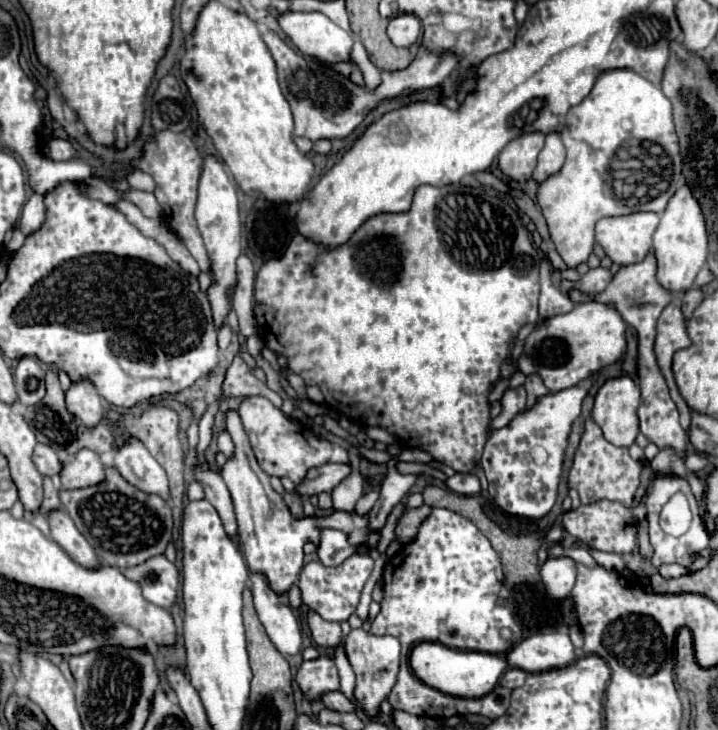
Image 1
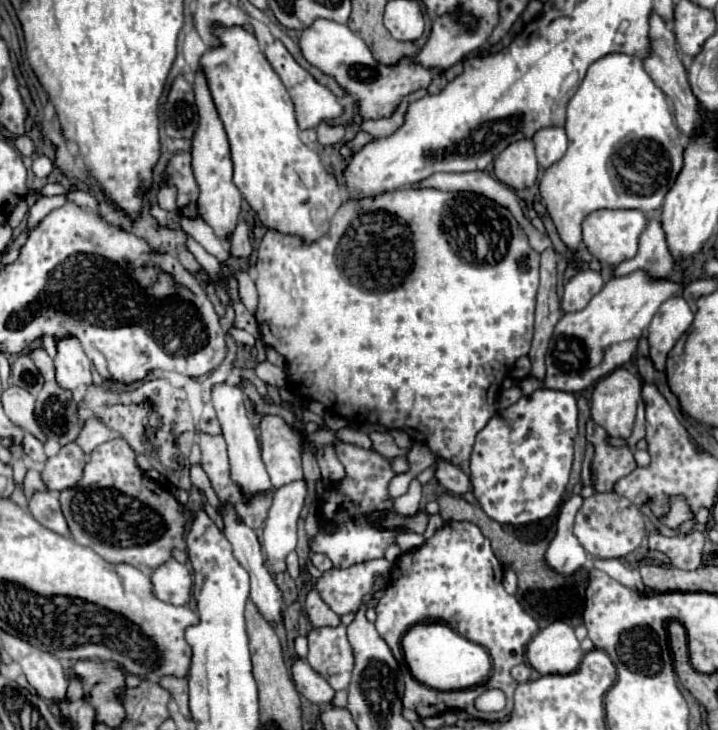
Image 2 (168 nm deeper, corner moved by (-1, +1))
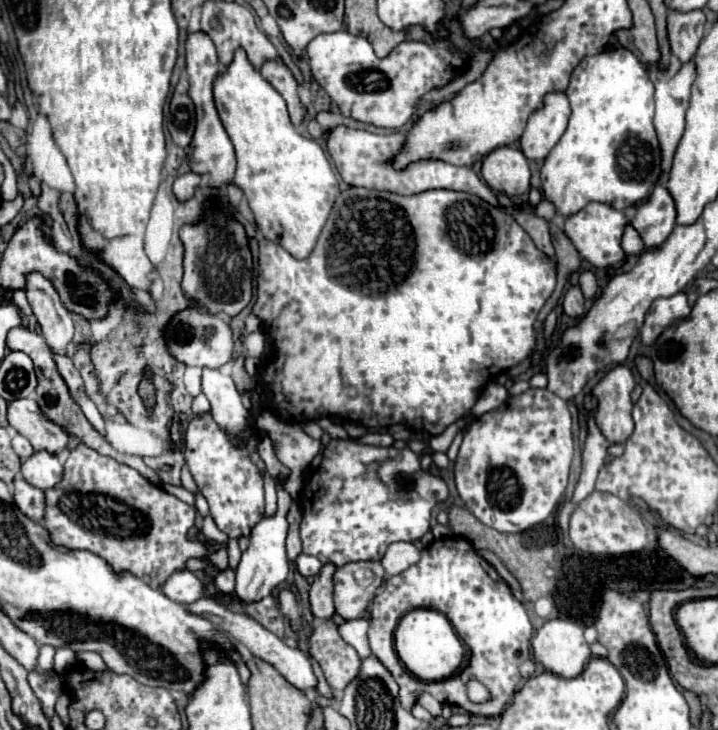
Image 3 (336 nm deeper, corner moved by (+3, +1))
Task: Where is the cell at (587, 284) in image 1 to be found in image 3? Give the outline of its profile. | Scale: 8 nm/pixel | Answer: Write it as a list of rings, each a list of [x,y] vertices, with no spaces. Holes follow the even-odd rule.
[[[572,286],[566,296],[564,296],[564,312],[566,316],[570,318],[582,318],[584,316],[584,296],[582,296],[582,290],[580,286]]]

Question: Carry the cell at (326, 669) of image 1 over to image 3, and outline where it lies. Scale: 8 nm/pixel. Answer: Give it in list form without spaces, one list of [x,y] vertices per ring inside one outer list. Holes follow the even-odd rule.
[[[326,620],[316,624],[310,640],[310,654],[324,670],[328,684],[334,690],[344,690],[360,672],[360,656],[342,640],[336,624]]]

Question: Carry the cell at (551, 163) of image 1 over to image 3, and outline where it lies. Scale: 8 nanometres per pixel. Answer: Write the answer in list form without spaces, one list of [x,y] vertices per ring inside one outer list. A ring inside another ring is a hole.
[[[550,92],[544,102],[528,118],[526,130],[520,138],[520,148],[526,158],[542,160],[560,140],[570,116],[570,104],[564,92]]]

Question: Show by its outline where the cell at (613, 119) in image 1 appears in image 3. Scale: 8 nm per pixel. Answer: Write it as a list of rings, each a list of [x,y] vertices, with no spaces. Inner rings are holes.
[[[608,48],[600,54],[586,56],[572,72],[566,96],[572,106],[570,122],[558,144],[550,150],[542,166],[542,192],[544,198],[554,202],[558,214],[572,216],[588,202],[610,204],[616,210],[640,204],[648,198],[658,182],[658,138],[652,124],[654,118],[654,84],[648,78],[642,62],[626,48]]]

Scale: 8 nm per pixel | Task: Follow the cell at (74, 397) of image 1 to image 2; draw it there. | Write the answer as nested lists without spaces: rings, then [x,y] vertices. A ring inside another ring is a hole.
[[[60,340],[58,344],[58,356],[54,360],[56,366],[56,382],[60,388],[74,392],[78,386],[90,386],[92,384],[92,364],[86,358],[82,346],[78,340]]]

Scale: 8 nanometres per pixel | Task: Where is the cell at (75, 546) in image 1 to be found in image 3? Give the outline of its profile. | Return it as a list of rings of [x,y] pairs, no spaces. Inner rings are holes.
[[[20,474],[12,480],[14,484],[14,502],[22,514],[26,514],[34,522],[42,522],[42,500],[44,492],[30,486]]]

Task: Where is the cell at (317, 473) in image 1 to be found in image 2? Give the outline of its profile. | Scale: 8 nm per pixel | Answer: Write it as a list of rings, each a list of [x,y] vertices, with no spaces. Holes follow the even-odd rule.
[[[304,478],[278,488],[272,496],[272,506],[268,510],[266,526],[260,532],[260,544],[262,544],[262,552],[266,556],[266,564],[274,572],[286,570],[284,560],[286,560],[288,552],[292,552],[296,548],[296,522],[298,522],[298,516],[300,516],[300,510],[304,506],[304,502],[306,502],[306,496],[308,496],[308,486],[306,486]]]

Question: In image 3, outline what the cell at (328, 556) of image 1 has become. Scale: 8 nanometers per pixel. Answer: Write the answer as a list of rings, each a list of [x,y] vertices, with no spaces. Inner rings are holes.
[[[298,554],[294,560],[294,568],[298,570],[298,574],[302,574],[304,578],[308,576],[316,576],[318,570],[322,568],[322,562],[314,556],[306,556],[306,554]]]

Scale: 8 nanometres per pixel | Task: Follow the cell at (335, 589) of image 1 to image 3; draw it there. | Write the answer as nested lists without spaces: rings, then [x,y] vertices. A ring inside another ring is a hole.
[[[350,562],[334,574],[336,612],[344,620],[368,618],[368,604],[382,586],[386,572],[380,562]]]

